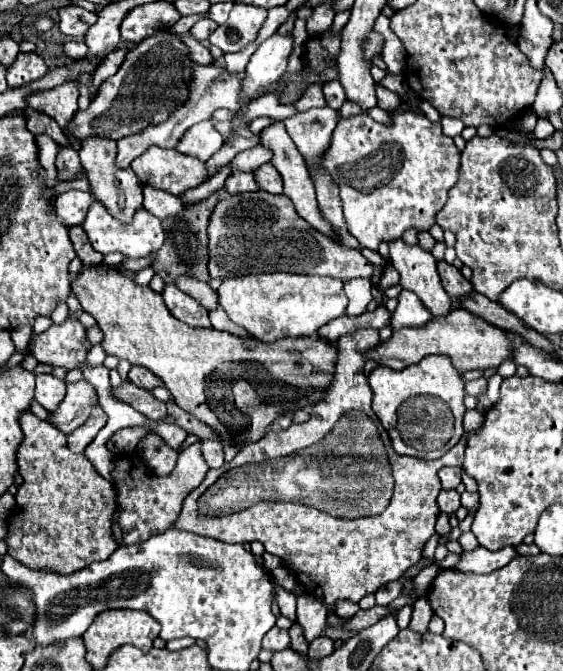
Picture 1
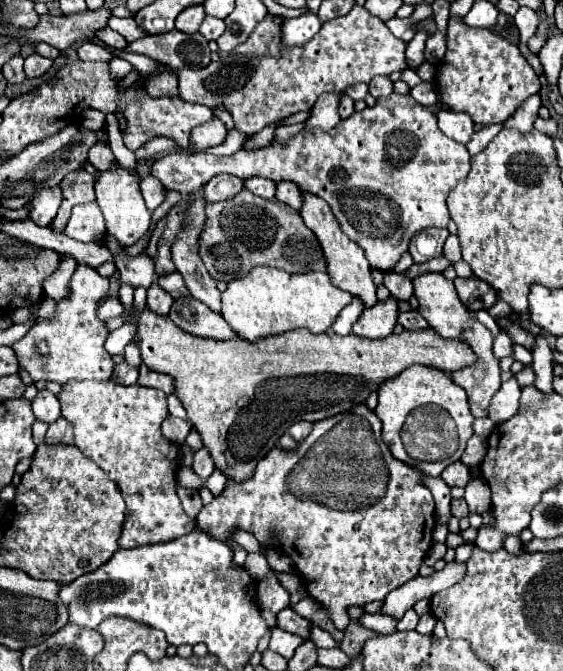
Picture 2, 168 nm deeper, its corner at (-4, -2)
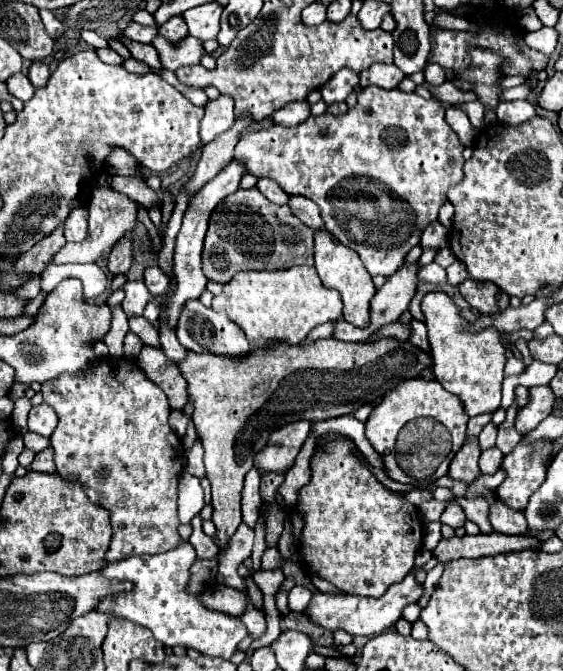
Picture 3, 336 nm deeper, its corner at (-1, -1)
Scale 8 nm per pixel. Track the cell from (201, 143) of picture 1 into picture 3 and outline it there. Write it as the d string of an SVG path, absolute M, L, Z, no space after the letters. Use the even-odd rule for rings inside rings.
M219 95L217 99L209 99L205 105L205 117L201 121L201 143L207 145L217 135L227 131L235 121L233 99L229 95Z

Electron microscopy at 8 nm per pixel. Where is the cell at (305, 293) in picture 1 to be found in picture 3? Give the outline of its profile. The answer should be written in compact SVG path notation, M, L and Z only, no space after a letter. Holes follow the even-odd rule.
M315 267L243 271L223 285L221 295L213 297L213 311L225 313L237 327L241 327L255 349L273 345L275 341L299 345L313 327L333 323L341 317L341 295L321 283Z

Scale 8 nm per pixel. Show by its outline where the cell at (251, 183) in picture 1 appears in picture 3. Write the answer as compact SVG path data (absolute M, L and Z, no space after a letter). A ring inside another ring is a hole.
M259 179L257 189L259 189L269 201L273 201L273 203L279 203L279 205L285 205L285 203L287 203L287 197L289 197L289 195L287 195L275 181L271 181L271 179Z

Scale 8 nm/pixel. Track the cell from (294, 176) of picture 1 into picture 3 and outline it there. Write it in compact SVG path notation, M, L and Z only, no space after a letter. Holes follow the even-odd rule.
M315 231L315 269L325 287L333 287L341 293L343 319L361 329L369 327L369 303L375 295L375 285L371 281L371 275L367 275L367 269L363 267L359 255L355 255L355 251L347 249L345 245L337 245L335 239L331 239L329 231Z

